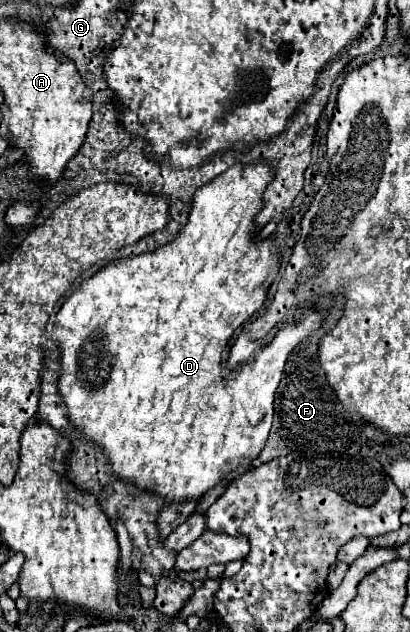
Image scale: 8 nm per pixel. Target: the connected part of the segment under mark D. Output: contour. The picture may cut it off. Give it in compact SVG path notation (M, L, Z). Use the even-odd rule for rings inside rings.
M258 161L254 165L240 165L240 163L232 165L222 175L214 177L210 183L202 185L196 191L188 223L186 223L186 227L182 229L182 233L174 241L170 241L164 247L158 247L152 253L144 253L144 255L112 261L102 271L98 271L94 277L84 281L64 301L60 311L50 317L50 321L46 325L46 337L50 337L50 339L56 337L56 343L58 343L58 349L60 349L58 393L60 393L62 401L66 403L70 425L76 427L92 443L100 445L102 453L110 461L112 475L116 475L122 483L130 483L130 485L136 485L138 489L150 491L156 497L164 499L166 503L172 503L172 505L182 505L186 501L198 501L208 489L212 489L220 481L238 479L238 477L228 477L228 475L232 471L240 469L244 465L244 461L246 461L246 471L250 471L250 465L260 455L260 451L264 449L268 433L270 433L270 427L272 427L272 415L274 415L272 403L274 403L274 393L276 393L276 389L280 385L280 379L282 379L282 373L284 373L284 365L286 365L292 349L304 339L304 335L312 335L320 327L320 323L324 319L322 313L302 311L300 319L296 323L286 323L275 335L271 343L263 347L252 361L246 362L246 365L241 366L236 373L226 373L226 357L228 357L228 351L230 351L232 337L246 323L246 319L254 317L258 313L258 307L264 305L268 287L272 285L274 277L280 271L278 249L272 245L270 239L264 239L262 243L256 243L256 233L254 233L254 223L252 223L254 215L262 207L264 187L270 181L272 181L272 171L270 171L270 165L266 161ZM86 345L92 345L92 355L86 353Z

